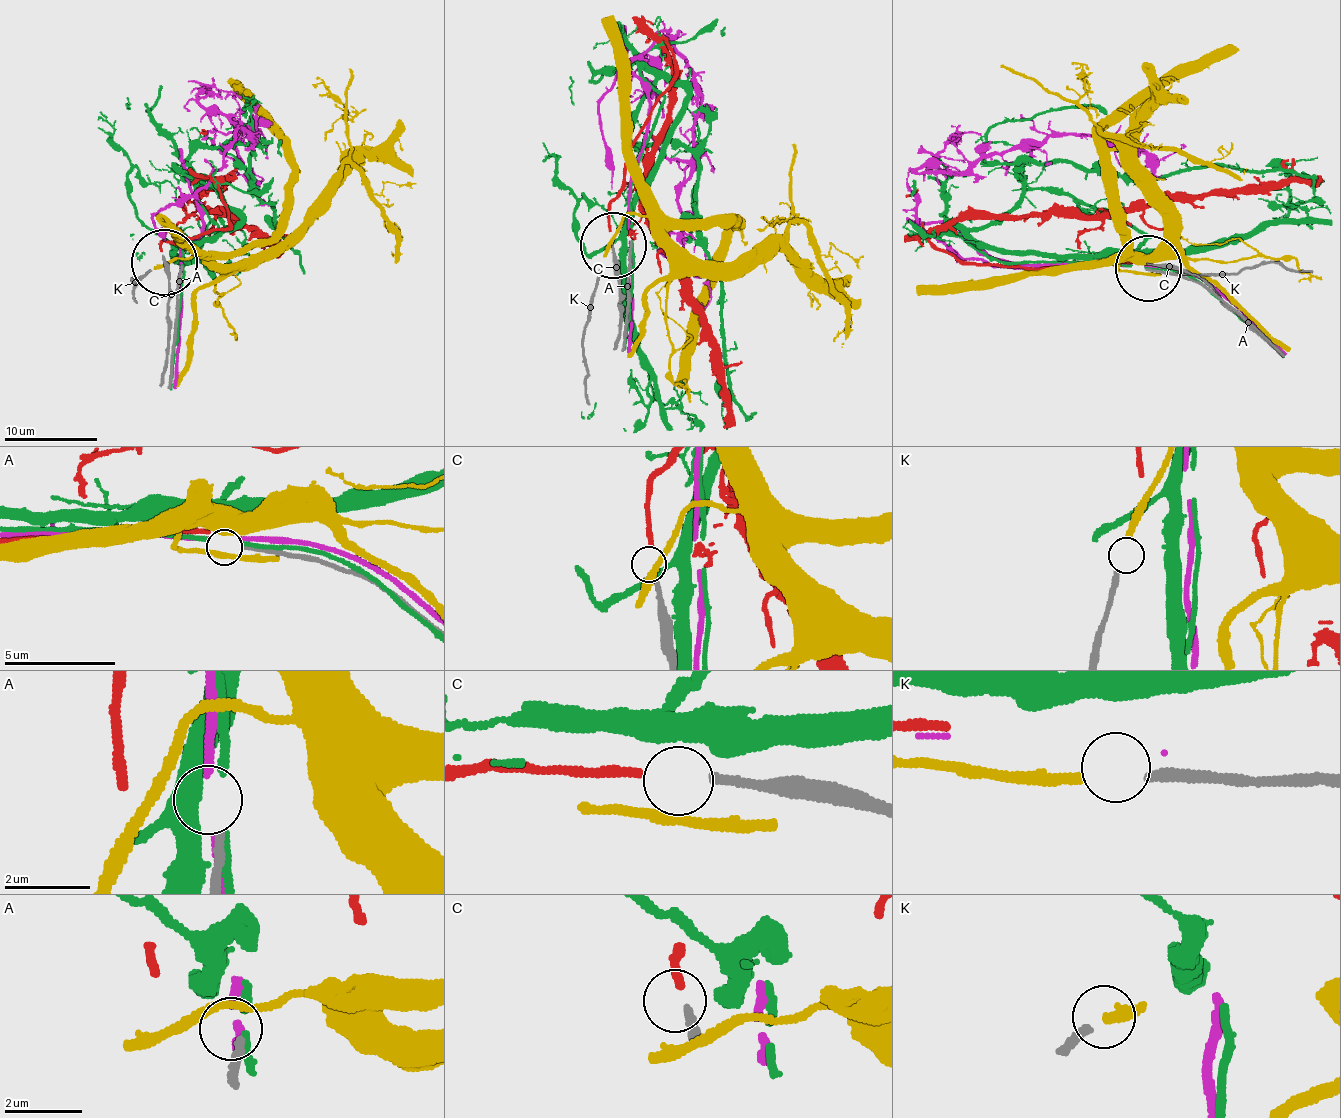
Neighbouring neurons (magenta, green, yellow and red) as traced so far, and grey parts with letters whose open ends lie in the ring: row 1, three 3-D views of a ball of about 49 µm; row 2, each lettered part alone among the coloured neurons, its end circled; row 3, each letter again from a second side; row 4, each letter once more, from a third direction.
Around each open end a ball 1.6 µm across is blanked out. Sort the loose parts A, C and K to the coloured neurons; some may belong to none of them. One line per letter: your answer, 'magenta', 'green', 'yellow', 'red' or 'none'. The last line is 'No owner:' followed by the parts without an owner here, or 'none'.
A: none
C: red
K: yellow
No owner: A

